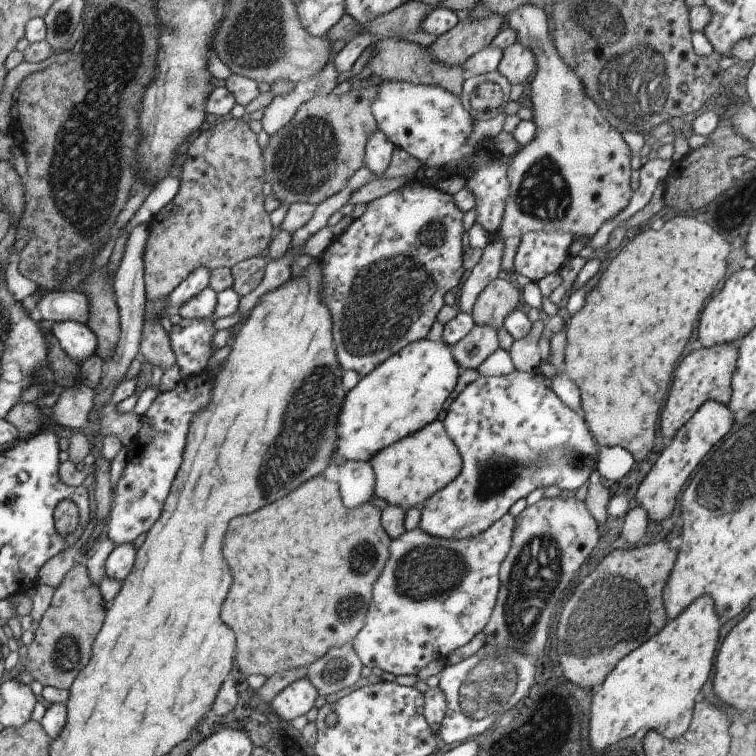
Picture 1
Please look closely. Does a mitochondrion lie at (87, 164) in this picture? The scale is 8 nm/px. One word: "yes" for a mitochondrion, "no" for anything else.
yes

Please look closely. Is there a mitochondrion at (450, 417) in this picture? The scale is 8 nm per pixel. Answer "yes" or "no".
no

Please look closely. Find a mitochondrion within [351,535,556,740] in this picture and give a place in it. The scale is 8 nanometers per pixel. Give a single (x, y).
(490, 682)

